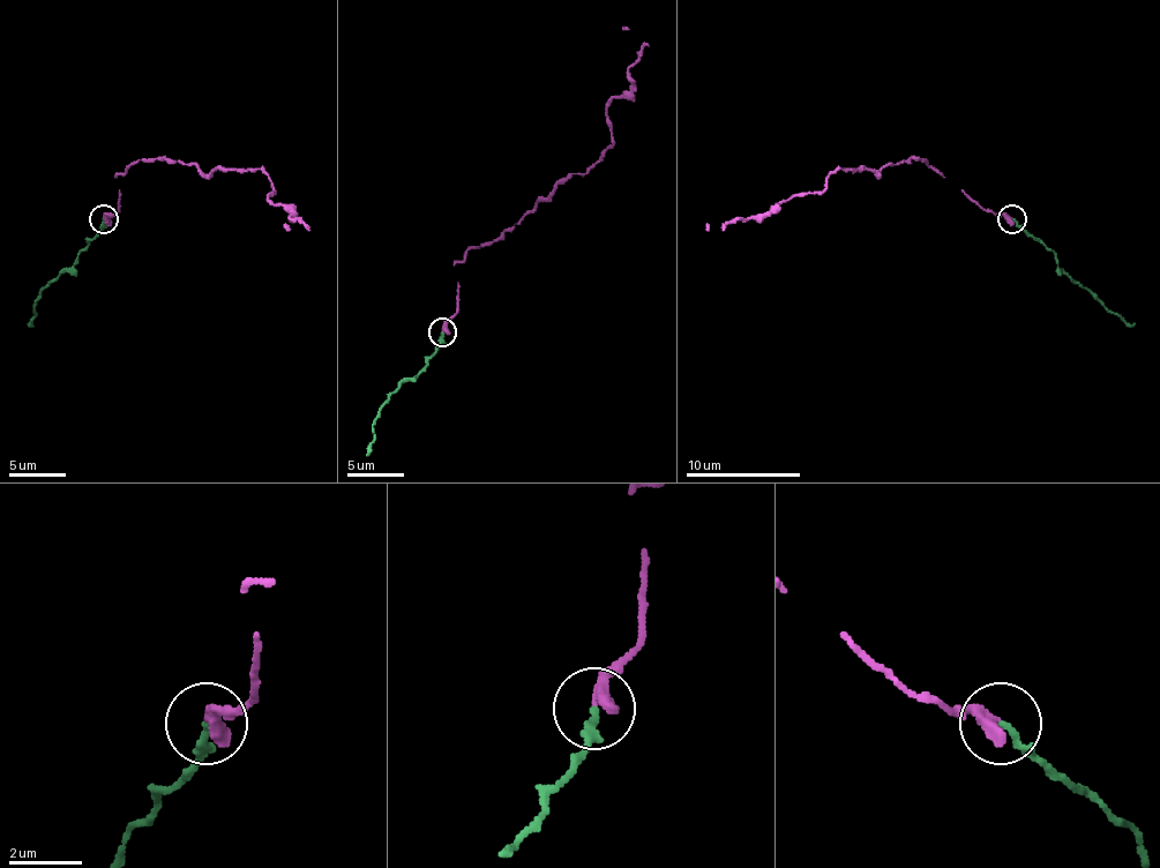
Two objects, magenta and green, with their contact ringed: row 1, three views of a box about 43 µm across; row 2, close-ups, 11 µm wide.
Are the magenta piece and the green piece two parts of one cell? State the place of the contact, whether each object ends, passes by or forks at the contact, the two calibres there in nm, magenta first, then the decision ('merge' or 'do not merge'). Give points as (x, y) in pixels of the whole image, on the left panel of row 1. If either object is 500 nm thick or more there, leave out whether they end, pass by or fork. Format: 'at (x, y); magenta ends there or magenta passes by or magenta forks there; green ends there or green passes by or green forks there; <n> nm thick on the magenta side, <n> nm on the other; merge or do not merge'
at (104, 218); magenta ends there; green ends there; 400 nm thick on the magenta side, 180 nm on the other; merge

